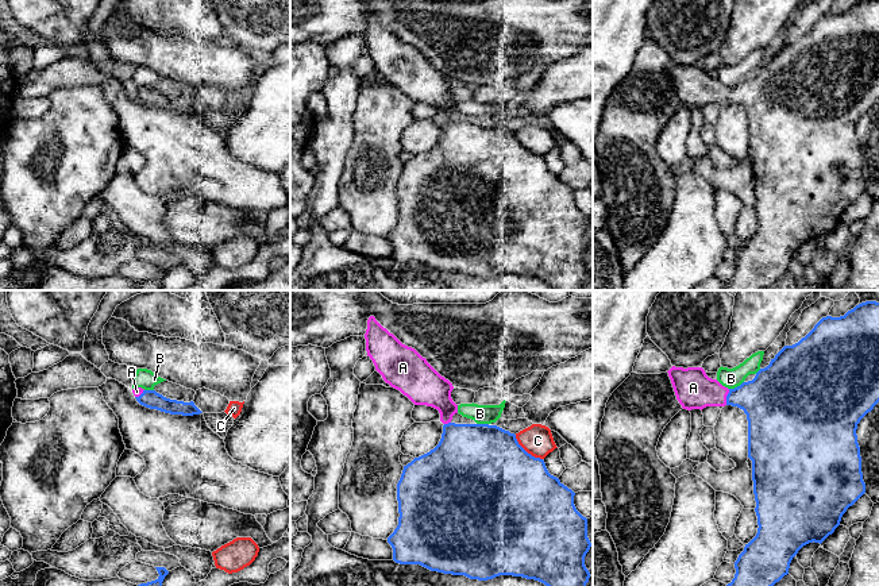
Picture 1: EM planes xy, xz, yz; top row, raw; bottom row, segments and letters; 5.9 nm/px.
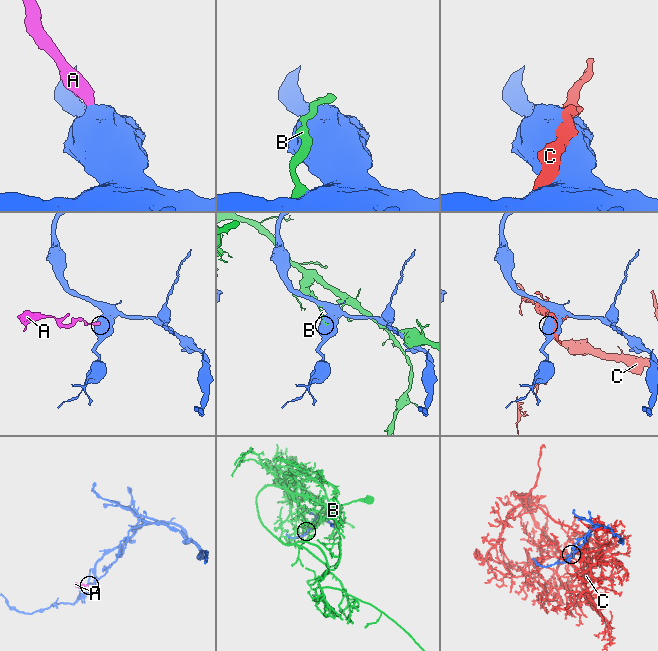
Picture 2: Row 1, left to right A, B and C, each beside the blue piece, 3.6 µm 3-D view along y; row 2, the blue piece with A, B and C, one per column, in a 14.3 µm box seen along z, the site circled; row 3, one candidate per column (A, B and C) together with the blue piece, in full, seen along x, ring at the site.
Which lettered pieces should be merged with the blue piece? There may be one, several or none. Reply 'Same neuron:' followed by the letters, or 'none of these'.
Same neuron: A

